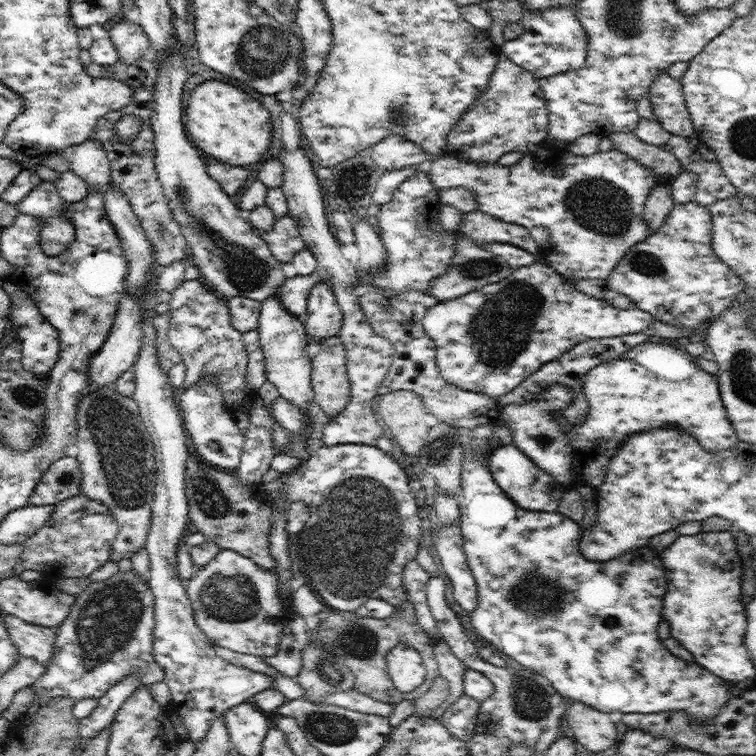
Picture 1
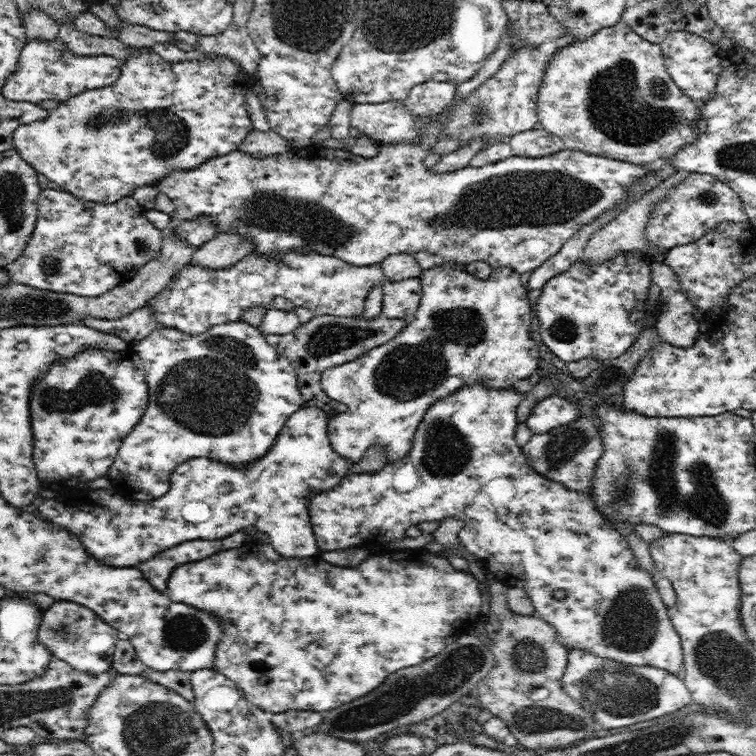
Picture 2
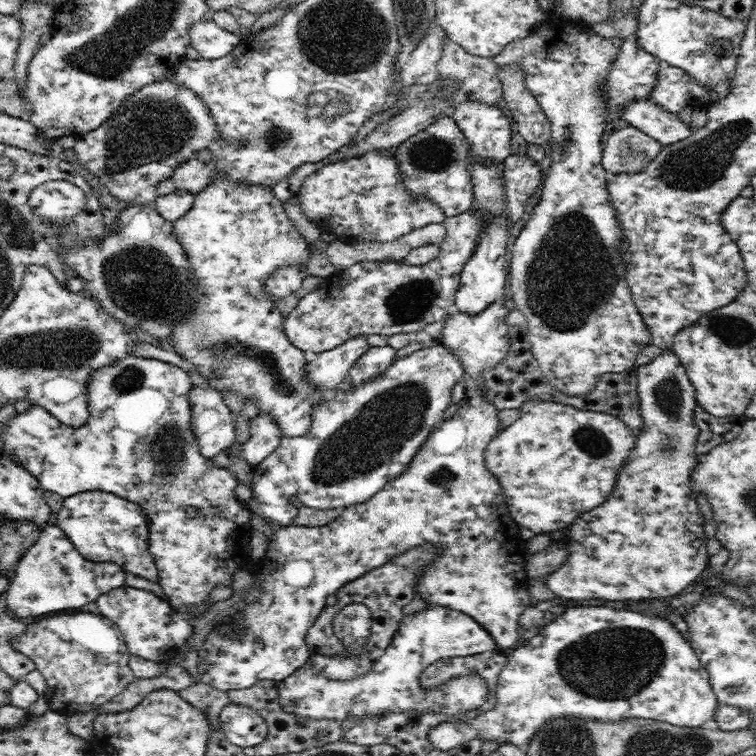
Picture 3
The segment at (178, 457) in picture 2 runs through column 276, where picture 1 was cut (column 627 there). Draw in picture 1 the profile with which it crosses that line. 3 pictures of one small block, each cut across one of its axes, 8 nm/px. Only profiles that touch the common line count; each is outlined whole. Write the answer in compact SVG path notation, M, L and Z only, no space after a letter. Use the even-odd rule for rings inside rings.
M652 339L644 344L631 348L626 354L596 365L586 373L583 380L585 399L589 404L588 414L581 424L573 424L574 431L567 437L573 446L573 475L577 485L588 485L593 489L604 482L608 464L613 459L619 446L629 437L644 431L652 431L662 427L685 430L693 436L697 443L707 451L723 451L742 444L736 436L734 427L728 418L721 399L719 380L696 365L694 354L688 352L682 343L664 343Z

